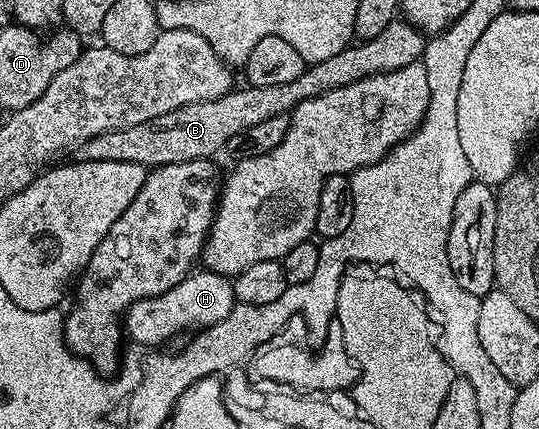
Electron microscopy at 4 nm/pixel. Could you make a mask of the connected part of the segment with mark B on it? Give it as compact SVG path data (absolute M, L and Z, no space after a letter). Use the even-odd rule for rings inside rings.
M396 19L372 40L351 43L336 55L310 65L300 79L292 79L292 83L280 83L277 87L238 87L215 101L176 107L176 111L168 111L168 115L160 115L148 123L136 123L136 127L113 129L110 133L96 135L91 141L83 141L77 146L76 153L83 161L132 163L147 167L205 161L213 158L213 153L221 154L232 135L240 135L240 131L248 131L248 127L256 127L256 123L264 123L264 119L272 119L272 115L293 114L294 108L304 103L304 99L324 95L336 87L351 85L377 73L419 64L426 56L427 40L427 34L421 33L409 21Z

